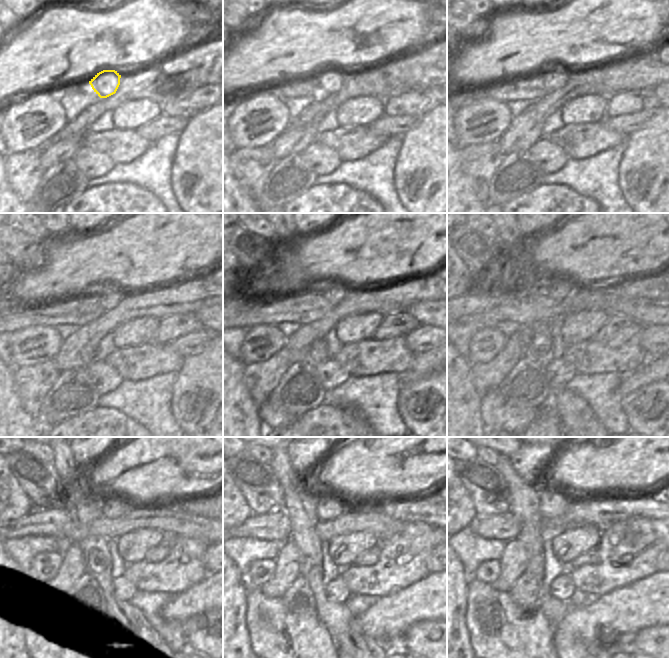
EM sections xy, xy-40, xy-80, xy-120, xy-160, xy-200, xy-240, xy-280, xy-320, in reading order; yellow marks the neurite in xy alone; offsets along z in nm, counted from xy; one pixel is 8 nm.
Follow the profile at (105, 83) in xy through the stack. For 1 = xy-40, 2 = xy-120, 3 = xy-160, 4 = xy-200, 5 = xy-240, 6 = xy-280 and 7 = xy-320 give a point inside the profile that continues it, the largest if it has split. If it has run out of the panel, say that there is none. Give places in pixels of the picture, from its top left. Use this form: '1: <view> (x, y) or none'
1: xy-40 (329, 81)
2: xy-120 (109, 298)
3: xy-160 (334, 293)
4: xy-200 (559, 289)
5: xy-240 (113, 507)
6: xy-280 (328, 507)
7: xy-320 (553, 502)

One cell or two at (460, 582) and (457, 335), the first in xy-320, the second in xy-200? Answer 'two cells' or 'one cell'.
two cells

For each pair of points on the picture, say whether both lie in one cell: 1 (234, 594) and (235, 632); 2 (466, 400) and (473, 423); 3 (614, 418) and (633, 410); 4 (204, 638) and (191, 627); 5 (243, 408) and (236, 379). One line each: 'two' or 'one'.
1: one
2: one
3: two
4: one
5: one

